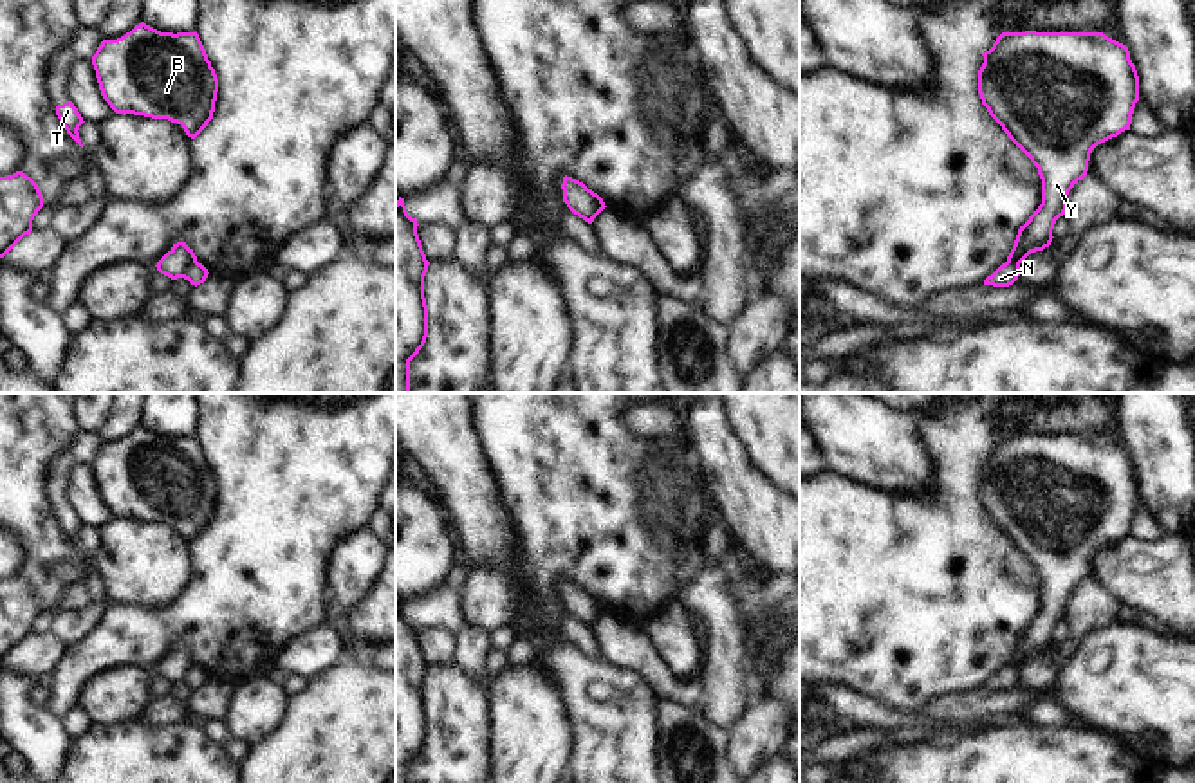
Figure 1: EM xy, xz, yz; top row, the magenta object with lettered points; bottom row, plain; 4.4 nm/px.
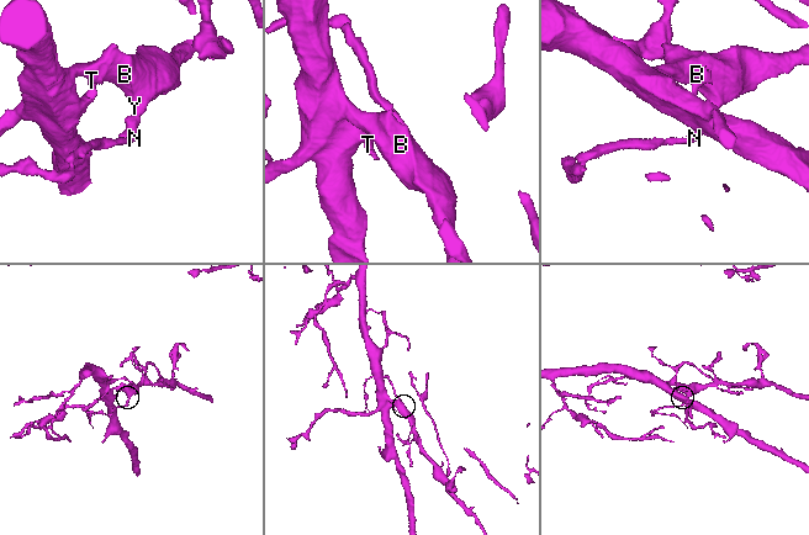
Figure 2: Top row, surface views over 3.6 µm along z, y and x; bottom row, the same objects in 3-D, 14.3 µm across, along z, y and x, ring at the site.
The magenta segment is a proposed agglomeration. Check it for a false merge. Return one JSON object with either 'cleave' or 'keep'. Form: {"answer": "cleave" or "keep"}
{"answer": "cleave"}

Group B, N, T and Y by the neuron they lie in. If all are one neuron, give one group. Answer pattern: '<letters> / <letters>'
B T Y / N

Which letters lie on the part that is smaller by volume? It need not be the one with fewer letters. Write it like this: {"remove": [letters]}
{"remove": ["N"]}

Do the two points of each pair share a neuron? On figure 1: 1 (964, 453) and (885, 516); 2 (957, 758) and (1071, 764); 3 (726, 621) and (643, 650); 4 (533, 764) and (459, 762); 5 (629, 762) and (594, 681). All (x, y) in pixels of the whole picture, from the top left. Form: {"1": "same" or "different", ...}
{"1": "same", "2": "same", "3": "same", "4": "different", "5": "same"}

